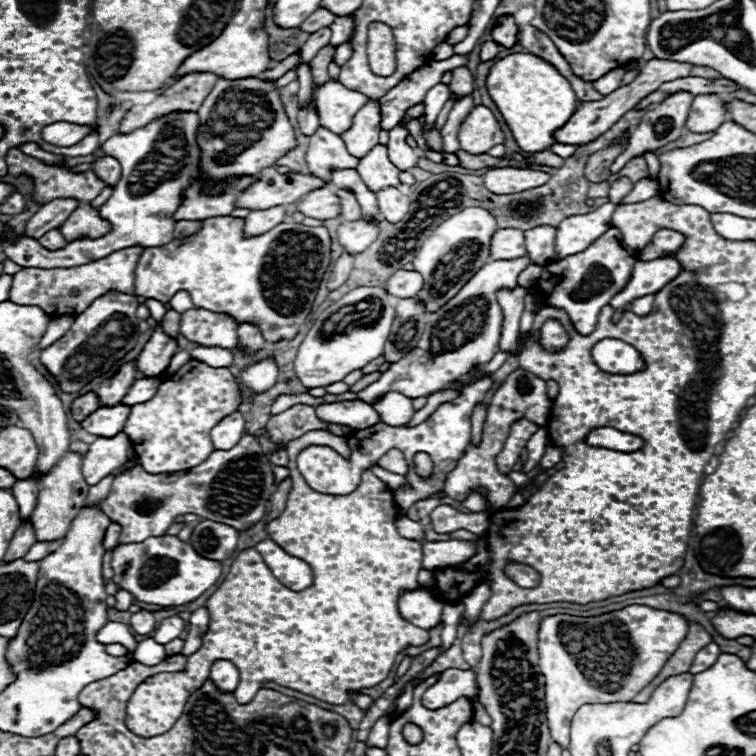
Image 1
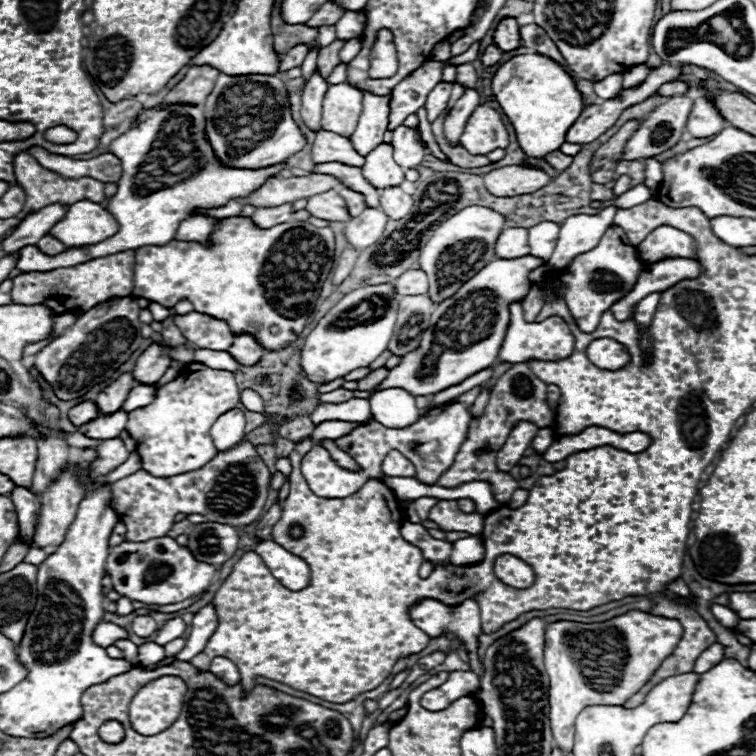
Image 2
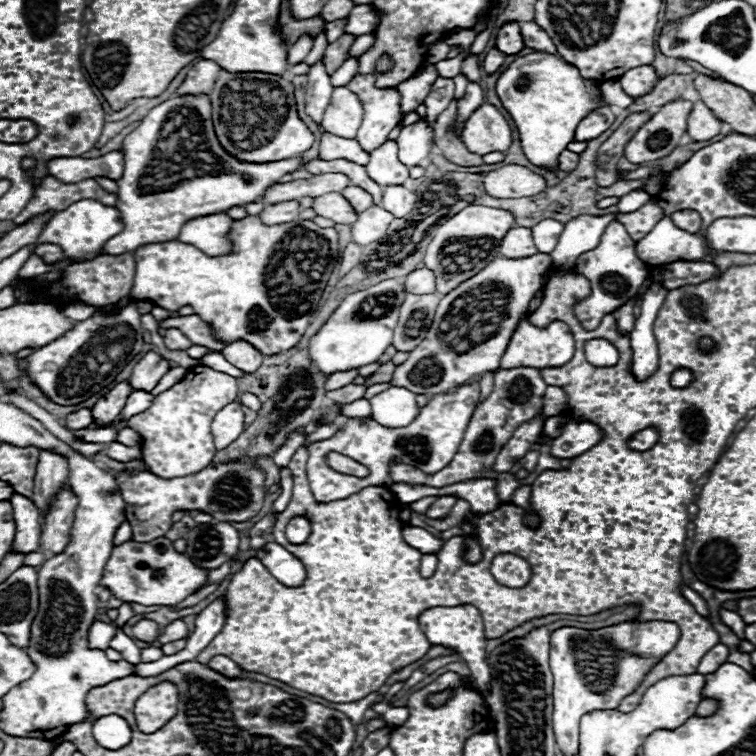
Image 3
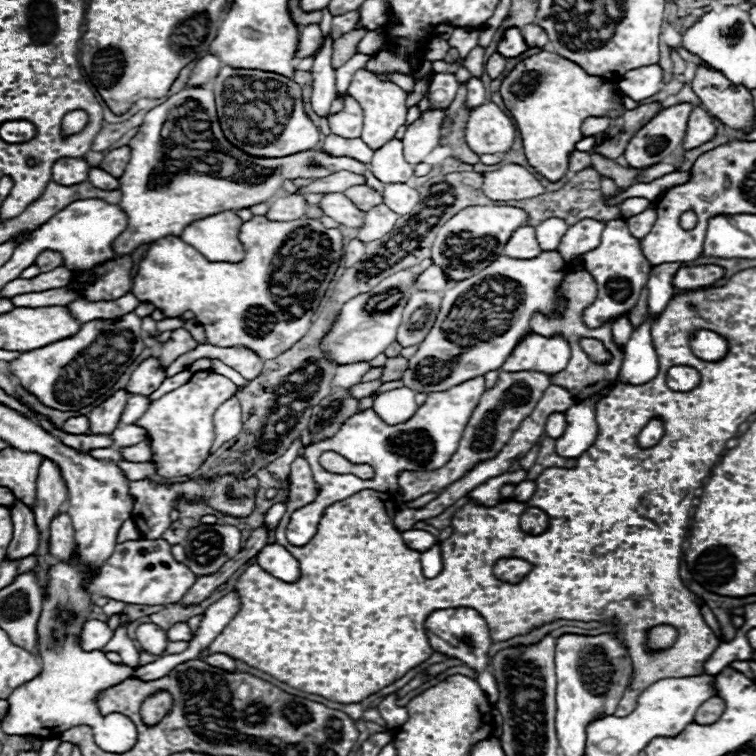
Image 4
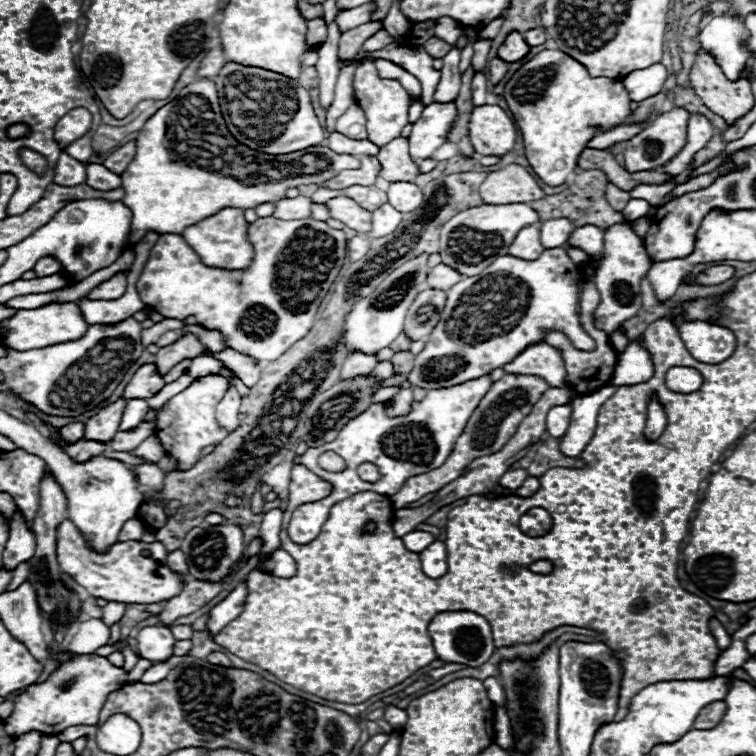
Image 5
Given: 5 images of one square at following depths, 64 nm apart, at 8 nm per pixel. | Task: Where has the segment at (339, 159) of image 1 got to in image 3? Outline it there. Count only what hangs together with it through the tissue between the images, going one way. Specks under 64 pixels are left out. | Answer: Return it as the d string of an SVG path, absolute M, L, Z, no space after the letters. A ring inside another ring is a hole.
M324 132L320 138L320 154L322 160L336 160L336 158L346 158L352 160L356 164L366 166L370 160L370 154L366 150L362 150L362 146L356 140L348 140L348 138L340 138L334 134Z

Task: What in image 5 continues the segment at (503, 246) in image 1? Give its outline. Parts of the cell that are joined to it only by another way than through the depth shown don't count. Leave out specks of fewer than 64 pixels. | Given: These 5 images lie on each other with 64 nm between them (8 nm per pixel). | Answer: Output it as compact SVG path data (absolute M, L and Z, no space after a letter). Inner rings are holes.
M526 226L518 232L514 242L510 244L510 254L524 260L536 260L544 252L540 242L540 228L538 226Z

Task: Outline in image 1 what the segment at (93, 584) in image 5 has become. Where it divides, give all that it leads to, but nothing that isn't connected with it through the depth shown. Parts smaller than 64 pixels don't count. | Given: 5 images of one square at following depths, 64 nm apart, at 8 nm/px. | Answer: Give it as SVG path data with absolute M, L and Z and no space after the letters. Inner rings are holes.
M68 452L42 480L42 488L38 492L38 504L32 514L34 534L38 540L62 540L66 536L66 528L70 528L72 520L78 516L78 510L82 508L86 496L88 496L88 484L82 476L82 456ZM156 536L142 544L122 544L112 550L114 584L130 592L136 600L156 606L182 606L196 600L220 576L220 562L206 560L178 536Z

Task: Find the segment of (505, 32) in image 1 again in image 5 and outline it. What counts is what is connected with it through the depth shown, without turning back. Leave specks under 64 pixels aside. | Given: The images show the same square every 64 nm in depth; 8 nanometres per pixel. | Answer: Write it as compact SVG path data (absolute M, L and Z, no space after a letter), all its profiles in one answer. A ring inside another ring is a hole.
M512 32L512 34L504 40L504 44L500 46L498 56L502 56L502 60L506 60L506 62L518 62L518 60L522 60L528 52L530 52L530 46L524 42L522 34L520 34L520 32Z

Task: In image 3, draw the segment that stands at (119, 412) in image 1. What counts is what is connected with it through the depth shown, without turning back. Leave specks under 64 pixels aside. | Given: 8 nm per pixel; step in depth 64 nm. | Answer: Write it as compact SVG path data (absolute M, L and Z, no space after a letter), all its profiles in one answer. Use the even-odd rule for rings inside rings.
M90 426L84 430L76 430L74 436L82 442L92 442L92 444L110 444L116 440L116 426L106 426L106 428L98 428L98 426Z

